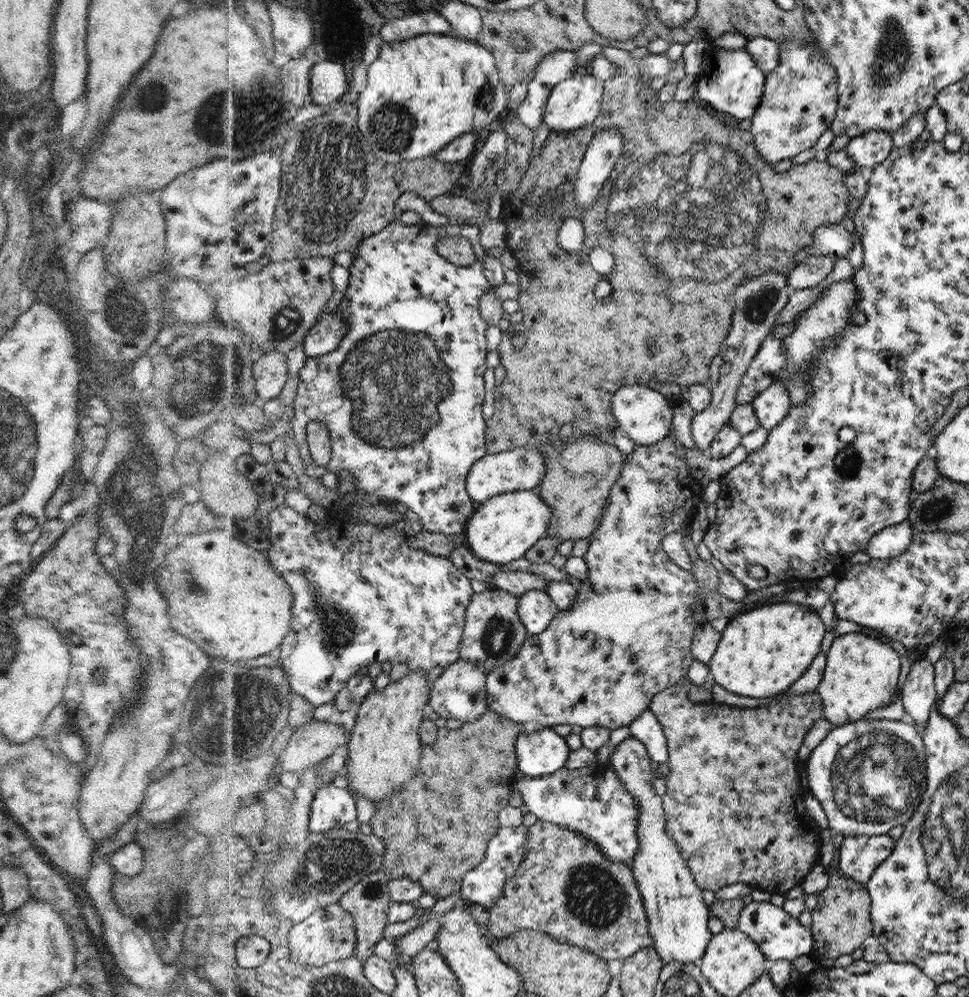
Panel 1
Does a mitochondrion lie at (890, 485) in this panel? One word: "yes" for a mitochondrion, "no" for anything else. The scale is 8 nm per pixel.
no

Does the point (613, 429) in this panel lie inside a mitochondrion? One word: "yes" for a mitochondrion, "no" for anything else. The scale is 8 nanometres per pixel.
no

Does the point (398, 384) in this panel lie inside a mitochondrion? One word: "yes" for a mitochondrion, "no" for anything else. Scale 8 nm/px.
yes

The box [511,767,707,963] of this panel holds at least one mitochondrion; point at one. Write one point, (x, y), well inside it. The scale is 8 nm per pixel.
(594, 897)

